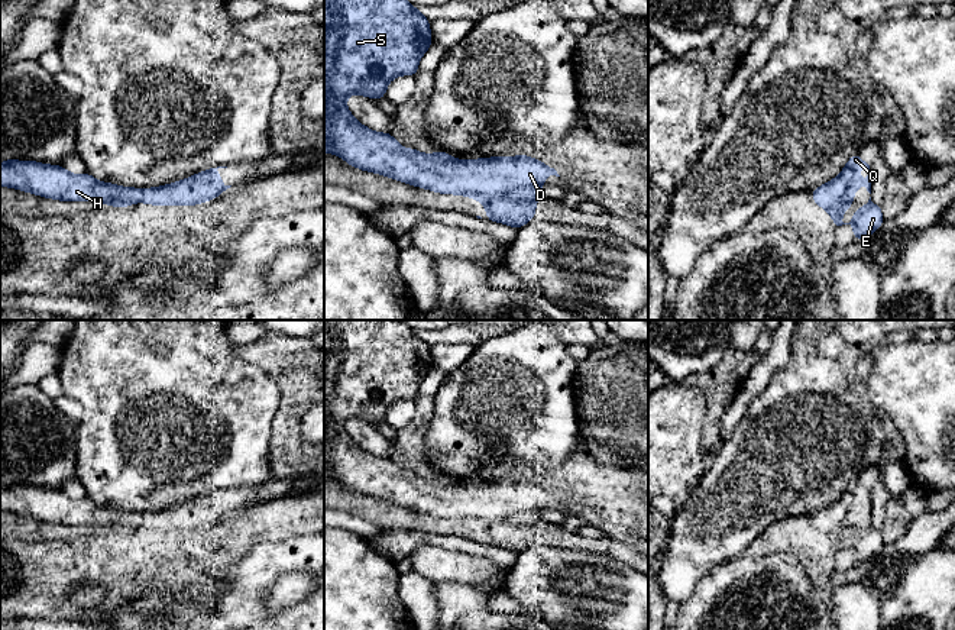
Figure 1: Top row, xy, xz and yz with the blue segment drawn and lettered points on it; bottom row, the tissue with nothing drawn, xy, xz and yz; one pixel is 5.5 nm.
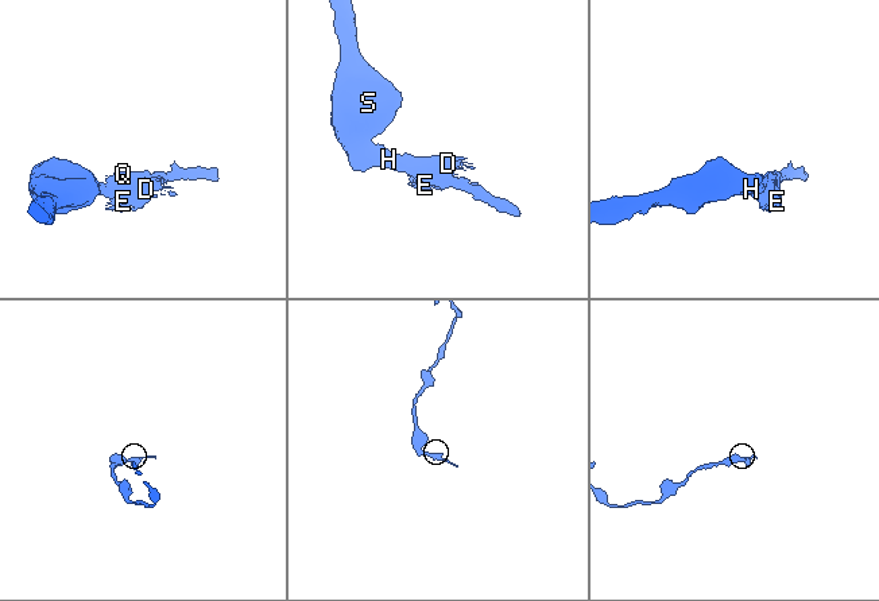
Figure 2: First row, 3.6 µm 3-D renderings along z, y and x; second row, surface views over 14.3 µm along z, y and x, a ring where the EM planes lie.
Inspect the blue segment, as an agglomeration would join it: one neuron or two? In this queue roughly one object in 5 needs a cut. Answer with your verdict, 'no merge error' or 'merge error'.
no merge error

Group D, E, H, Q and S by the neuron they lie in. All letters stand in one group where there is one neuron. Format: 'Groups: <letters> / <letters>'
Groups: D E H Q S

